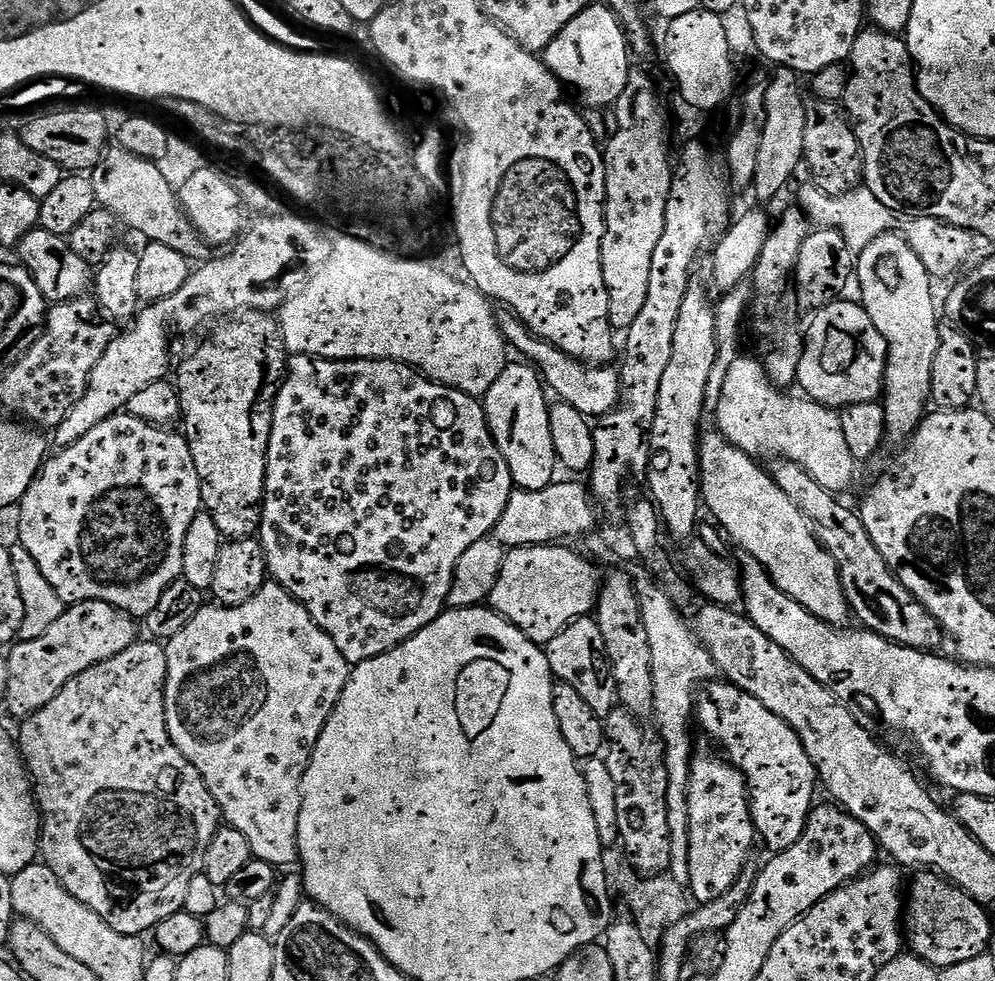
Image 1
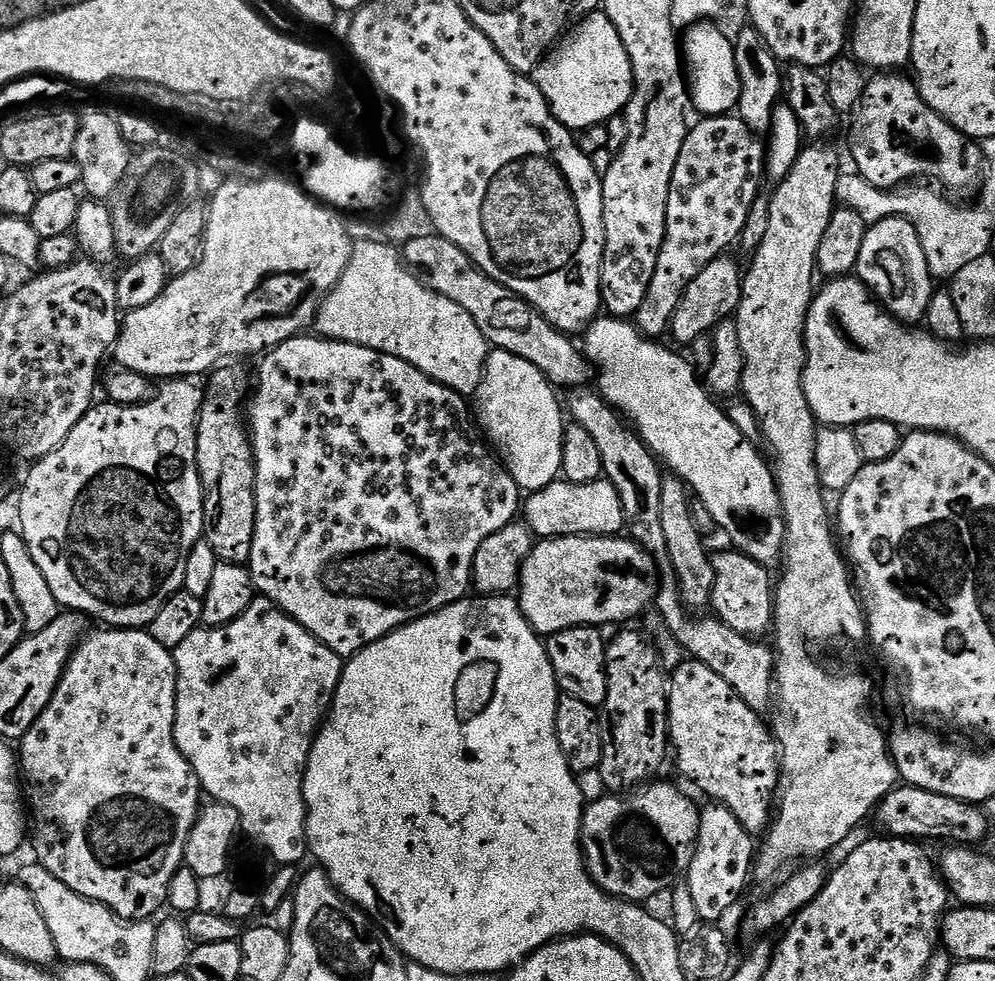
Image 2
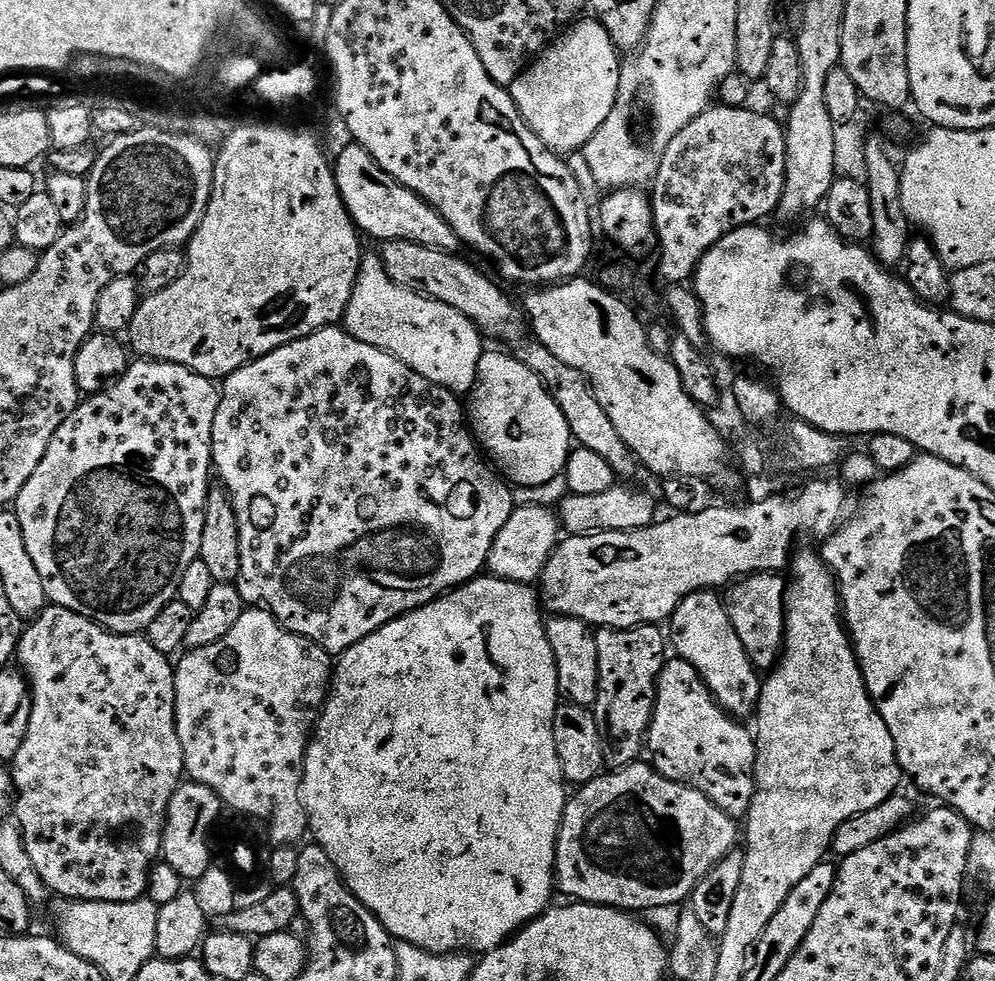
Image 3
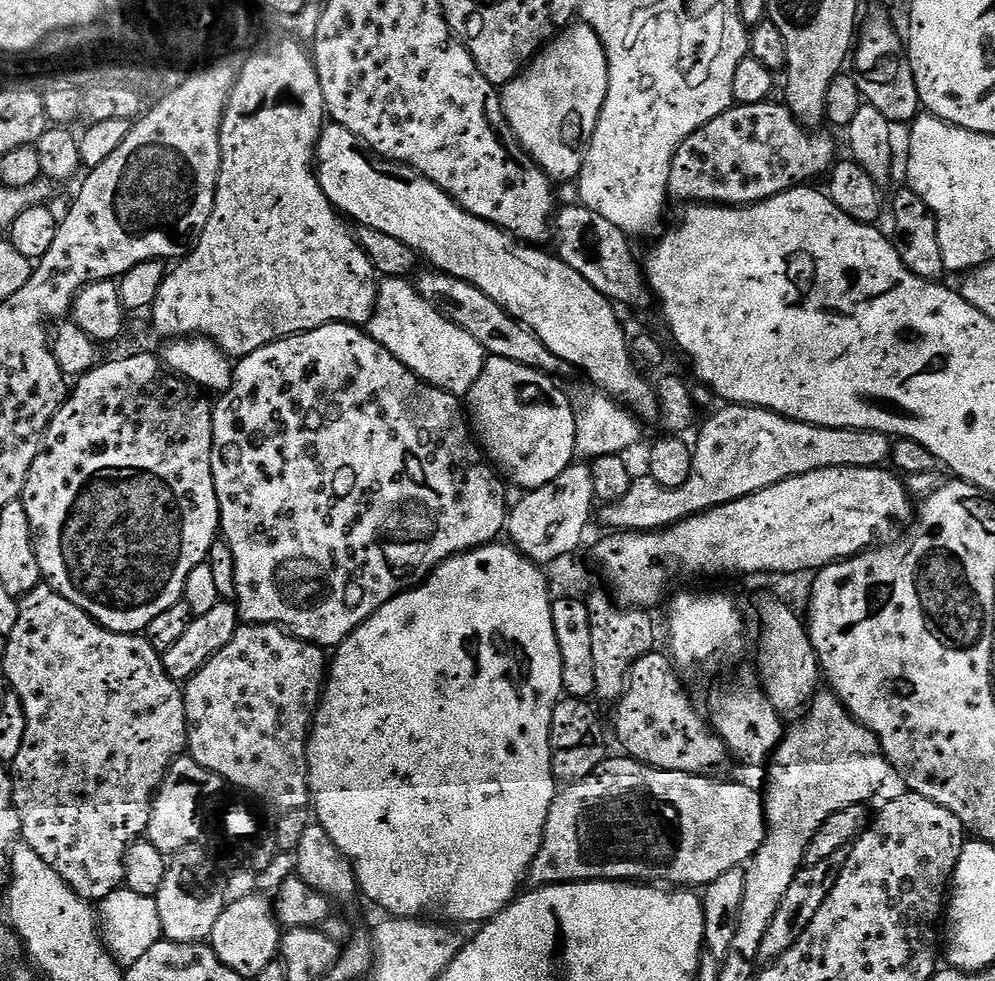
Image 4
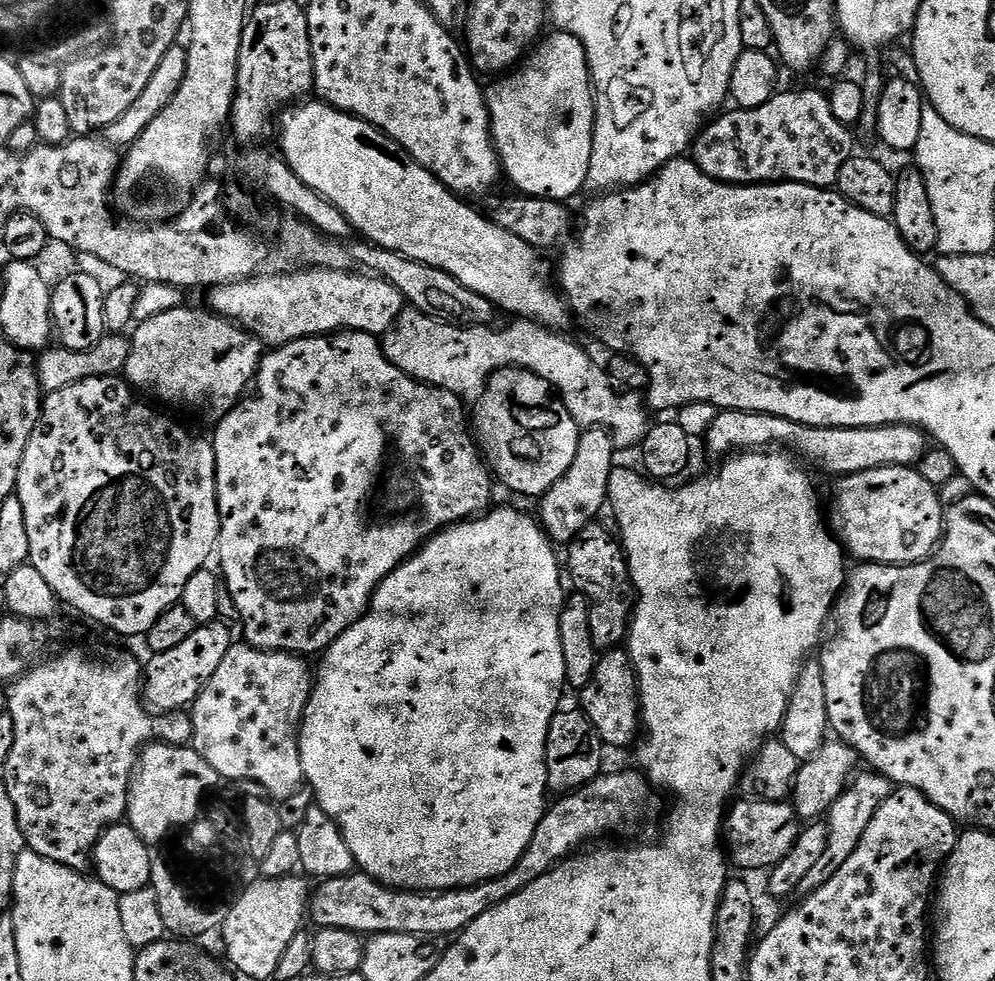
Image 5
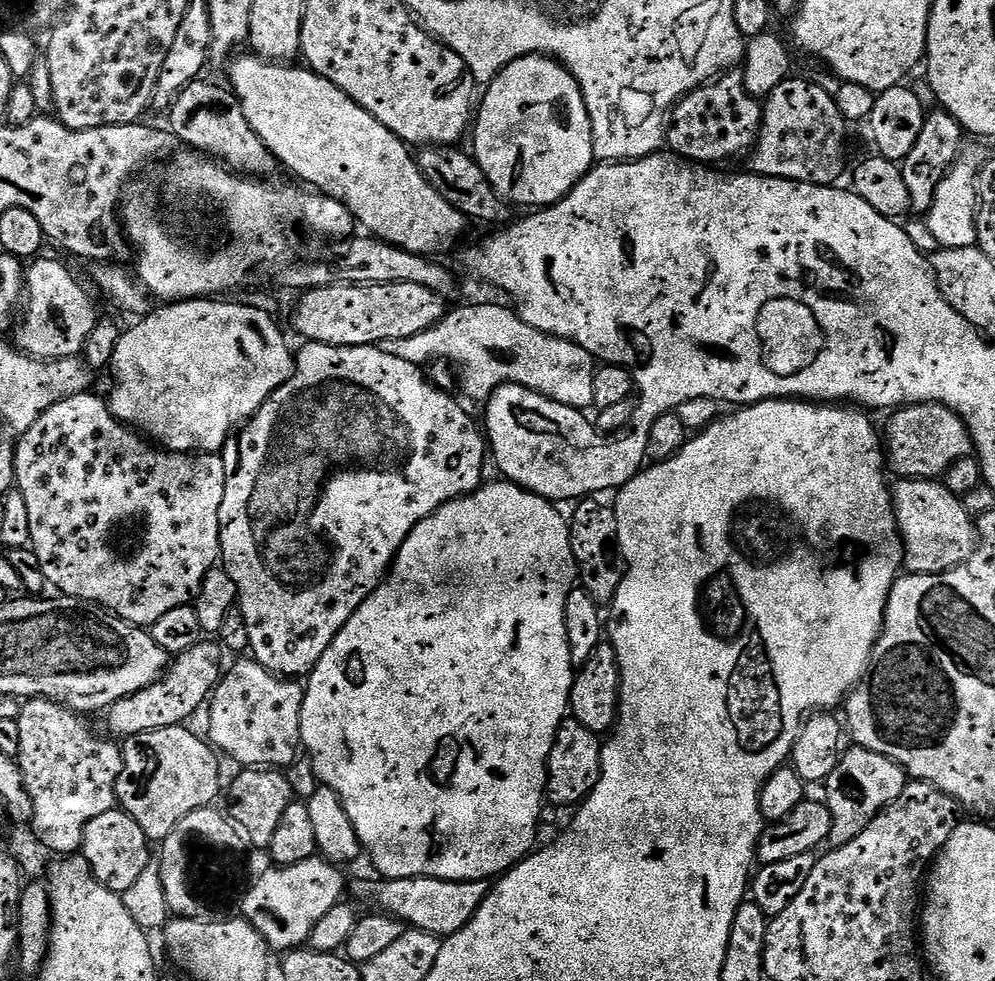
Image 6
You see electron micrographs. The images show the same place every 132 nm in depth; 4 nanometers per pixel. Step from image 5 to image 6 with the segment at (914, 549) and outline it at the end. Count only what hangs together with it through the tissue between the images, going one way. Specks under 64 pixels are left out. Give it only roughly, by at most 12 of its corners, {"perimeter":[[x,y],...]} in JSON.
{"perimeter":[[936,480],[895,481],[903,567],[956,568],[976,548],[974,517]]}

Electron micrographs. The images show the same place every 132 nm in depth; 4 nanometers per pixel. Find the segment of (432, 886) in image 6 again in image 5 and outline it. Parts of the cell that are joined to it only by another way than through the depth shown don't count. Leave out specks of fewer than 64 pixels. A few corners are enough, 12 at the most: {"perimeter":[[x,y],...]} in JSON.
{"perimeter":[[601,774],[561,795],[526,854],[449,892],[320,880],[317,929],[455,937],[603,841],[654,819],[647,775]]}

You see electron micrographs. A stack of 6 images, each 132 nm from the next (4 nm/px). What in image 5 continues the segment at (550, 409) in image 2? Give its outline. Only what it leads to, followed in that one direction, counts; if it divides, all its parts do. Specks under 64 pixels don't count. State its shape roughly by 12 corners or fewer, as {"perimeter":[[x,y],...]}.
{"perimeter":[[496,372],[474,436],[495,479],[539,498],[581,429],[542,377]]}

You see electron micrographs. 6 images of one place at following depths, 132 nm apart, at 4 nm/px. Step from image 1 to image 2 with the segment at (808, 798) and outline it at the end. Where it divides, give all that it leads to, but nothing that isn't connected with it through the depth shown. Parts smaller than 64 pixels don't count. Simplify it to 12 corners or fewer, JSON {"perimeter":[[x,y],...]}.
{"perimeter":[[688,658],[668,685],[680,772],[753,838],[780,787],[776,737]]}

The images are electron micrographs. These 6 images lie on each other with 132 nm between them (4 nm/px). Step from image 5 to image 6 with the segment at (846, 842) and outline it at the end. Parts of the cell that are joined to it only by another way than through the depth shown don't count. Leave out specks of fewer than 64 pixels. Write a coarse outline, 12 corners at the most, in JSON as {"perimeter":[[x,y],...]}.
{"perimeter":[[874,750],[841,755],[823,785],[829,849],[854,842],[909,777]]}

